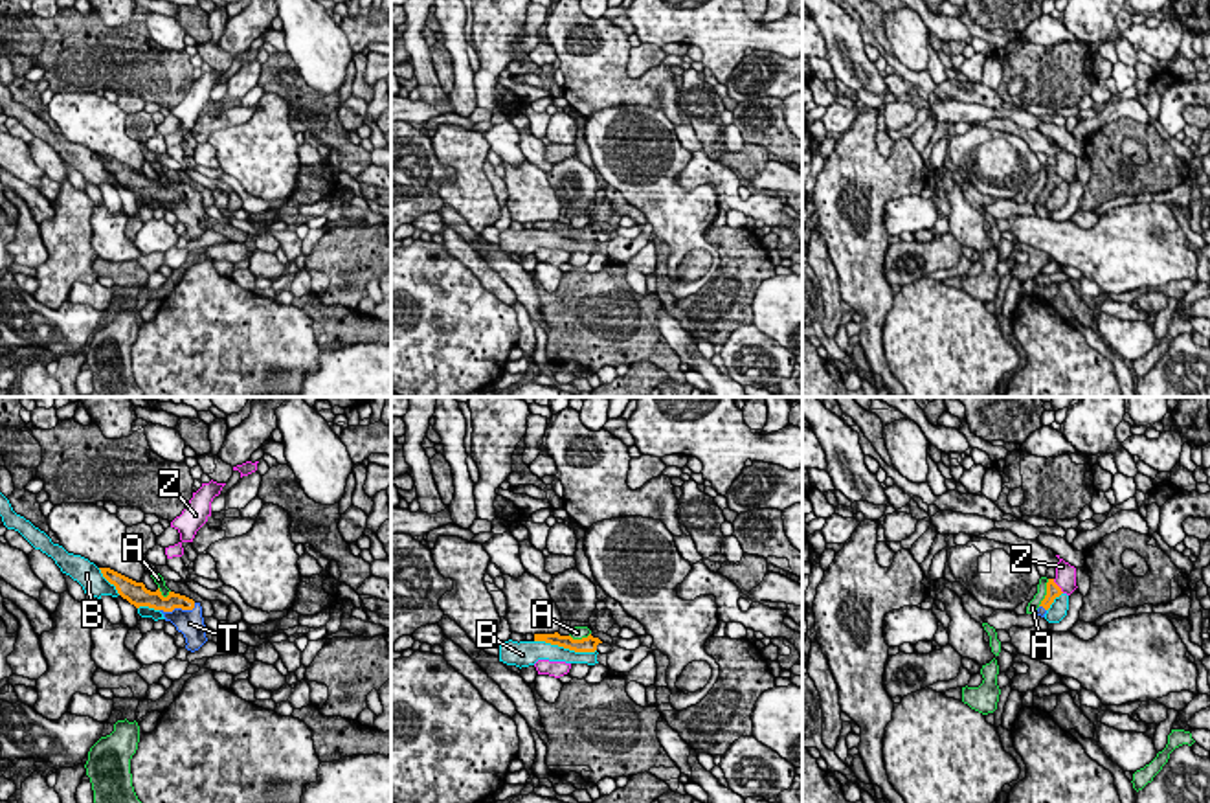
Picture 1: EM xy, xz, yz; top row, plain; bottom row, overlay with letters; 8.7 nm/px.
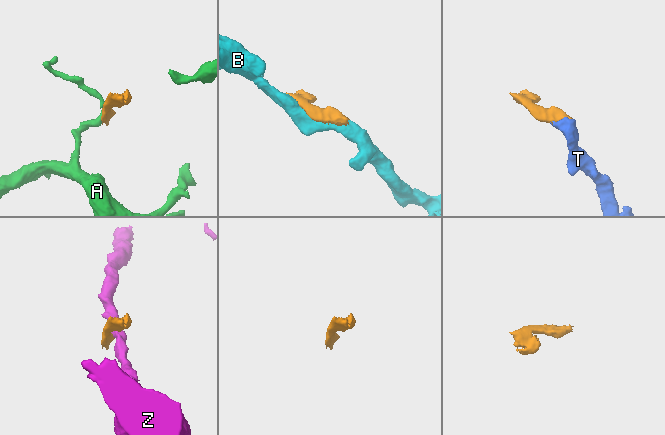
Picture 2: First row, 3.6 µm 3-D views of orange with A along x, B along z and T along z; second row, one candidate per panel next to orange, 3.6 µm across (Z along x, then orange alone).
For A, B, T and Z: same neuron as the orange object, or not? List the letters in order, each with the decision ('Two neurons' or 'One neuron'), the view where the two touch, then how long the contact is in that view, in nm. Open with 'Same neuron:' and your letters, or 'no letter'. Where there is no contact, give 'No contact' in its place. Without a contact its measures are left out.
Same neuron: T
A: Two neurons. Touches orange in yz. Shared border 260 nm
B: Two neurons. Touches orange in xz. Shared border 550 nm
T: One neuron. Touches orange in xy. Shared border 320 nm
Z: Two neurons. Touches orange in yz. Shared border 160 nm

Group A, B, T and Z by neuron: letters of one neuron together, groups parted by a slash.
A / B / T / Z

